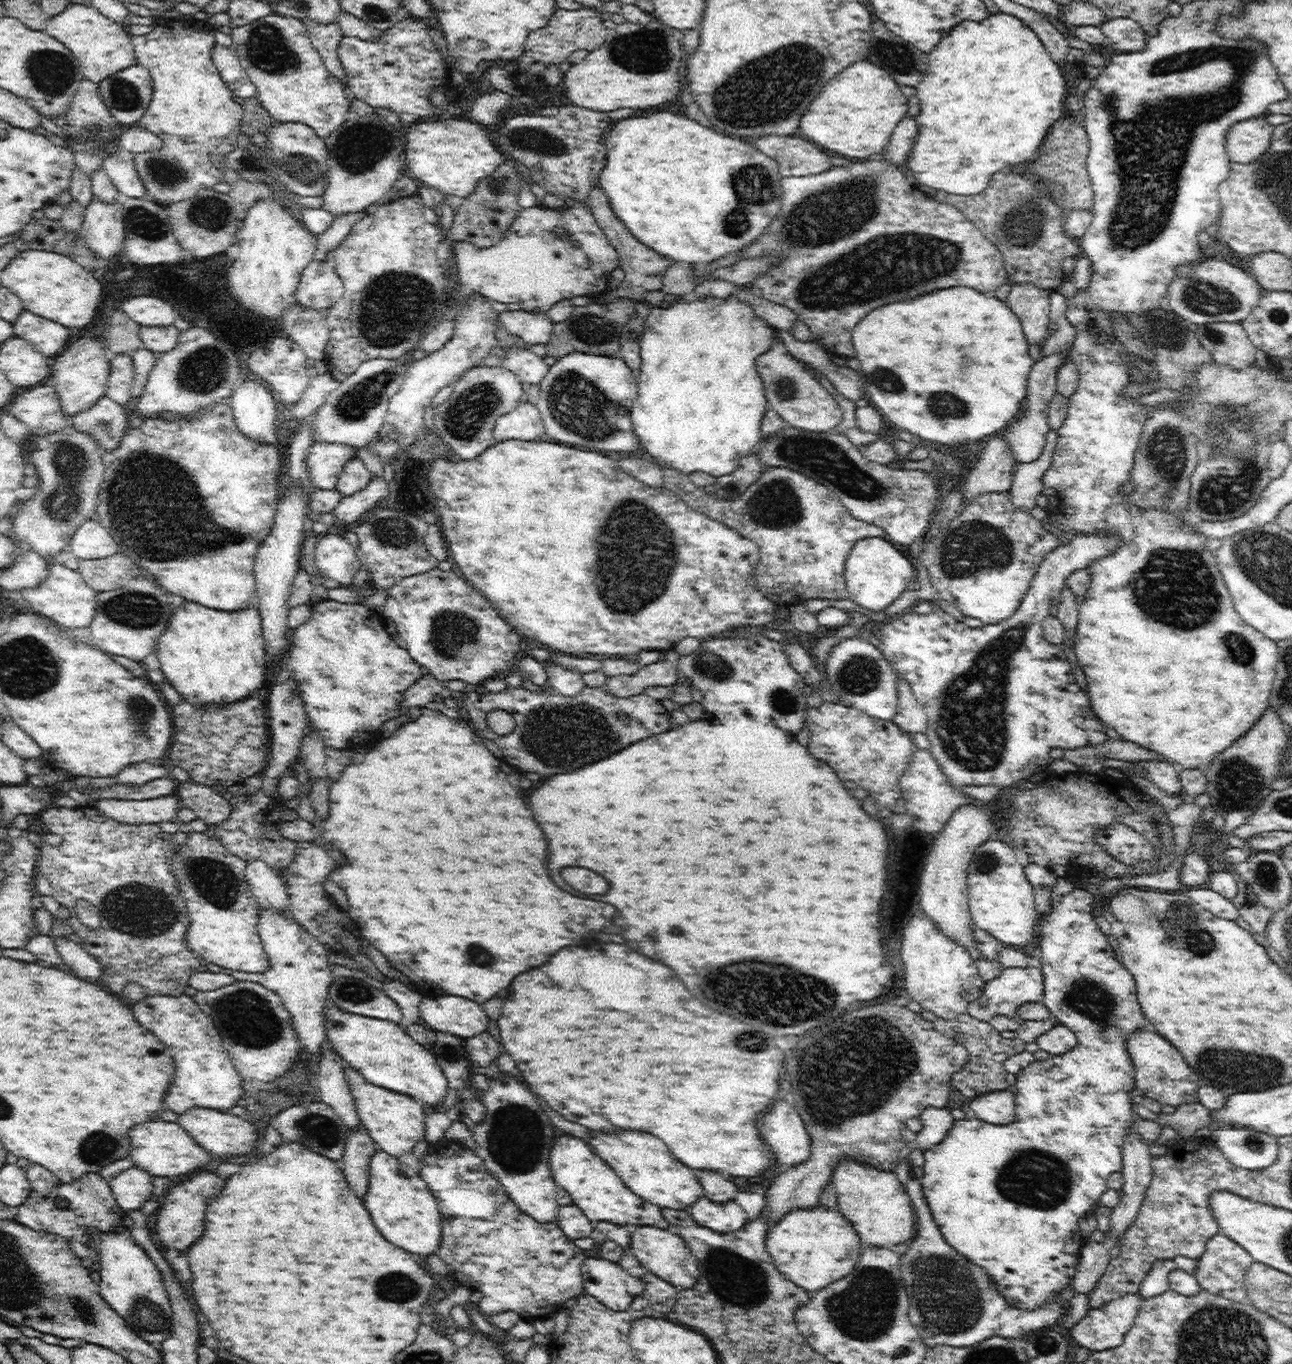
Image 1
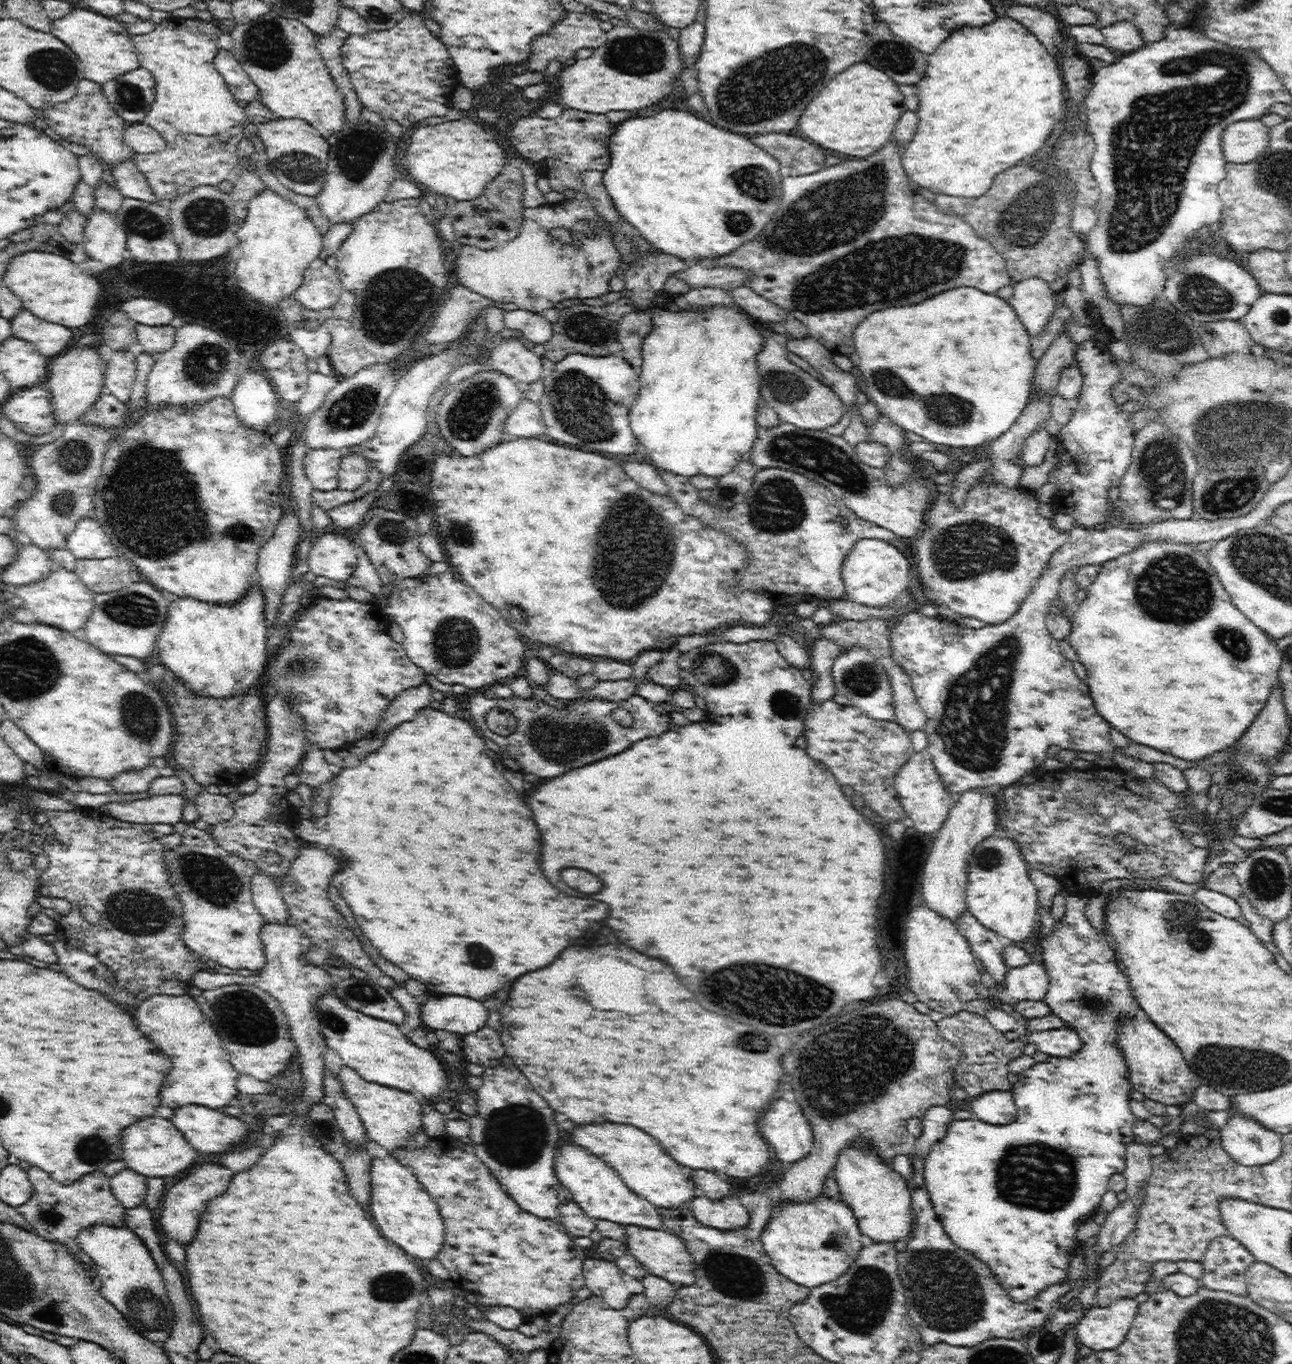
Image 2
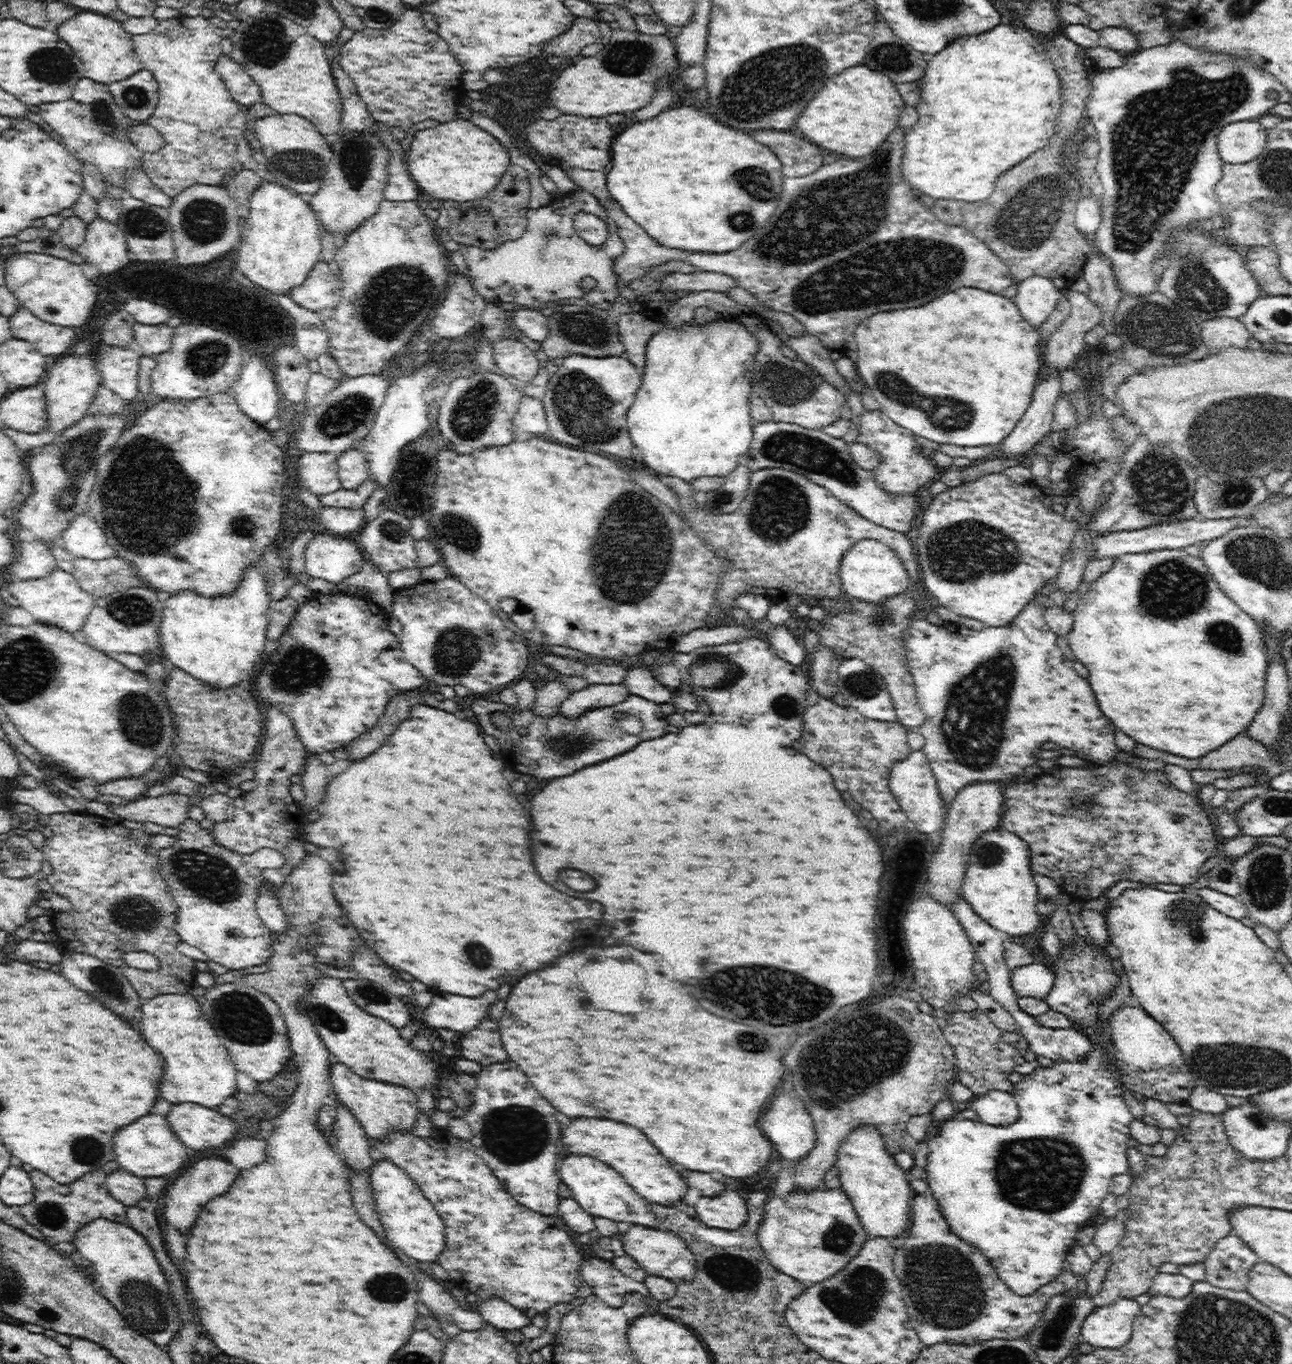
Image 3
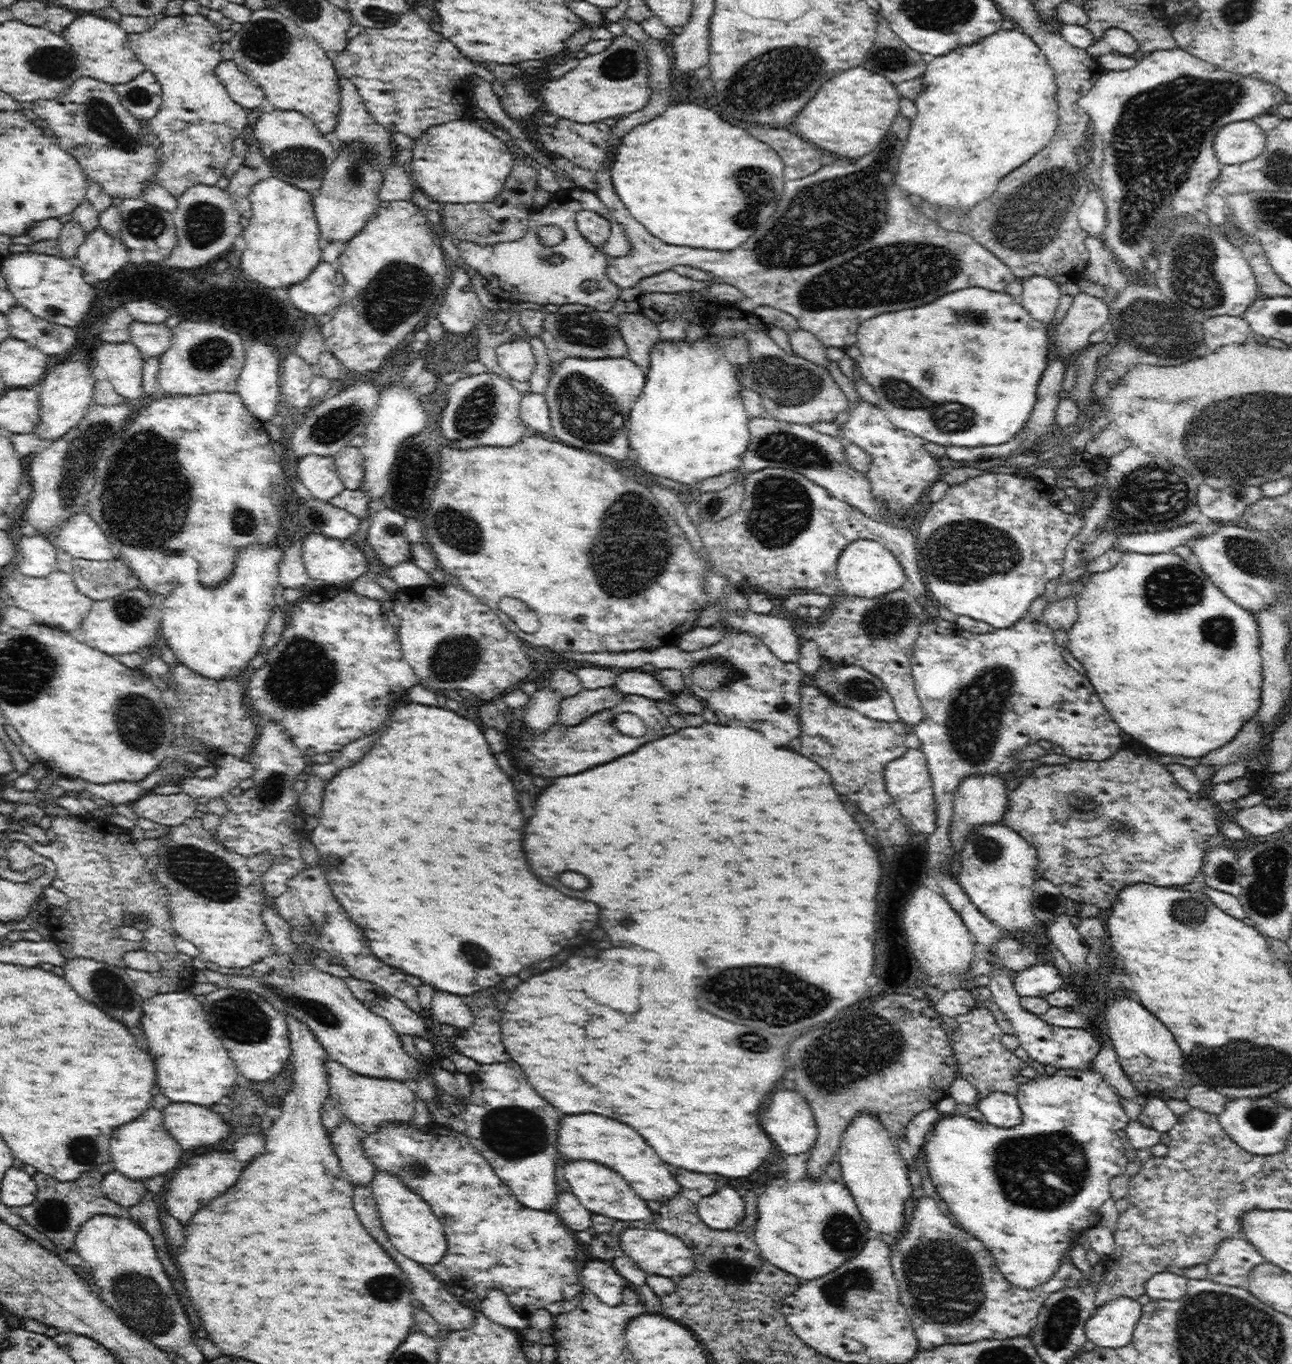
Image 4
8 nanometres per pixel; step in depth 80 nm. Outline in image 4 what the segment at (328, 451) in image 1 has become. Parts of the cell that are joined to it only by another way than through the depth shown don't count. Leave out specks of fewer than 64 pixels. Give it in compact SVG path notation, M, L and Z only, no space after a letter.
M308 454L299 459L297 475L310 494L325 503L334 496L341 497L346 489L339 478L334 457Z

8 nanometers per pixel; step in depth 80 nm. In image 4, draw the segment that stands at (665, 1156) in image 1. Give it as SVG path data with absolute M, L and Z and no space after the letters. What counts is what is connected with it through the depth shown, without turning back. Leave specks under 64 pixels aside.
M600 1114L564 1116L558 1130L558 1150L566 1156L566 1160L592 1160L616 1170L644 1200L666 1202L678 1192L678 1182L668 1170L668 1164L656 1156L656 1152L634 1128L612 1118Z

